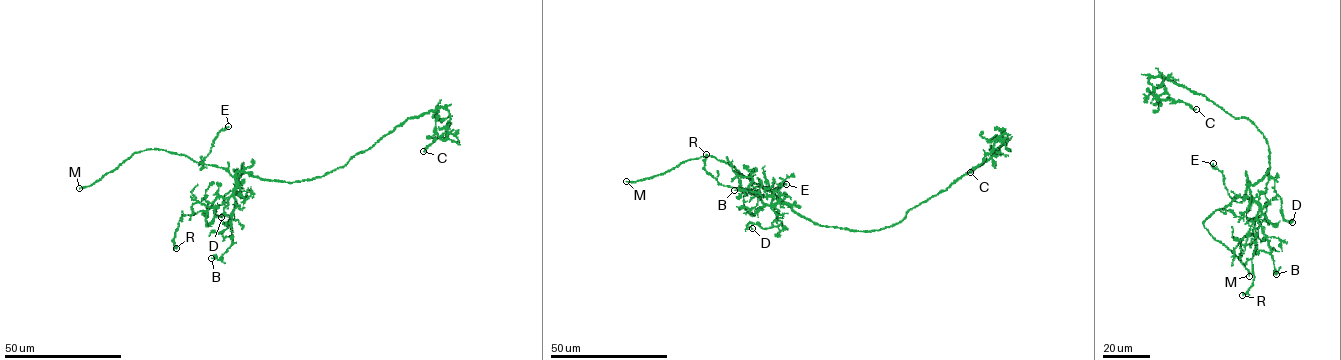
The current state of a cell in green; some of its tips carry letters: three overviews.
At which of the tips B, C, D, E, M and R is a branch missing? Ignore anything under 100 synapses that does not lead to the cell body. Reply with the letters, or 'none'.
M

